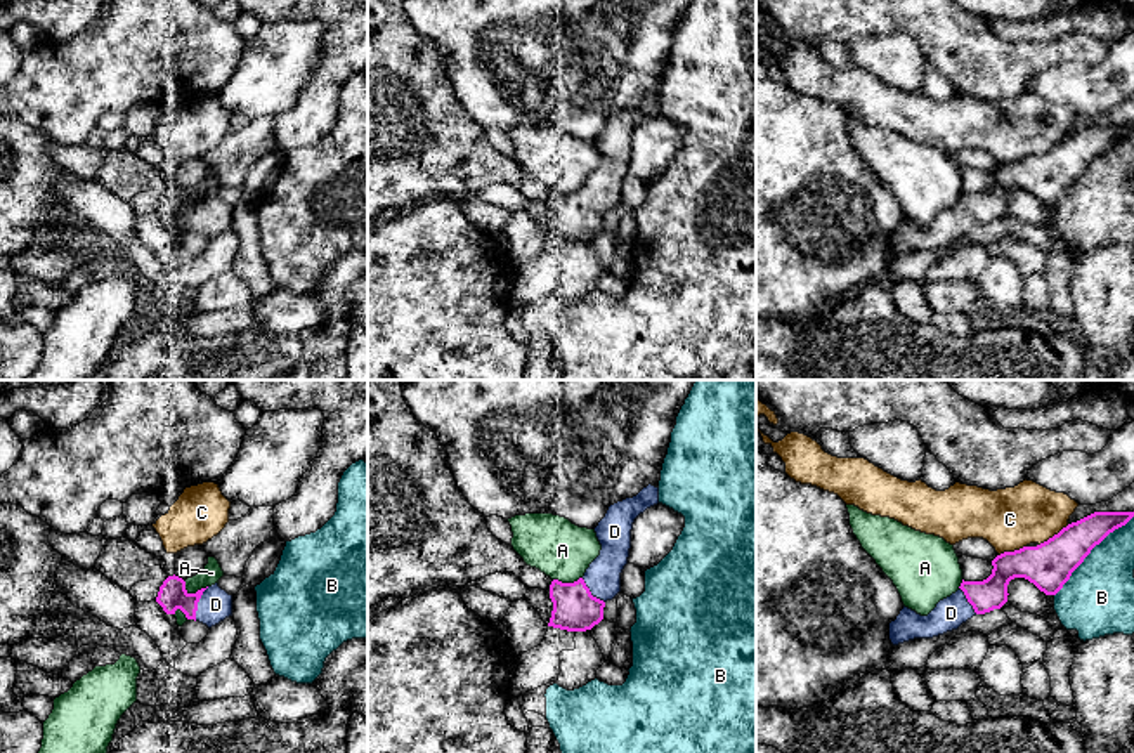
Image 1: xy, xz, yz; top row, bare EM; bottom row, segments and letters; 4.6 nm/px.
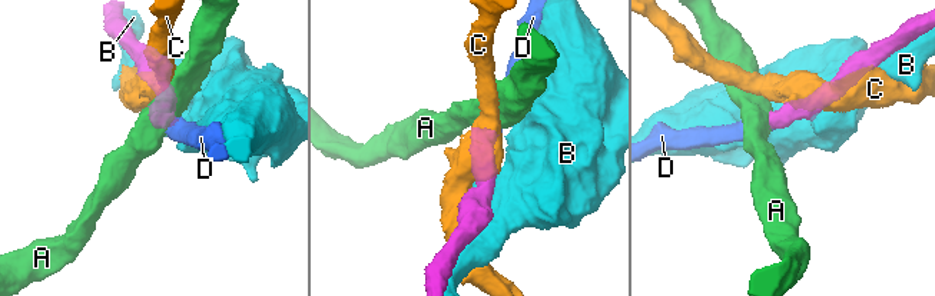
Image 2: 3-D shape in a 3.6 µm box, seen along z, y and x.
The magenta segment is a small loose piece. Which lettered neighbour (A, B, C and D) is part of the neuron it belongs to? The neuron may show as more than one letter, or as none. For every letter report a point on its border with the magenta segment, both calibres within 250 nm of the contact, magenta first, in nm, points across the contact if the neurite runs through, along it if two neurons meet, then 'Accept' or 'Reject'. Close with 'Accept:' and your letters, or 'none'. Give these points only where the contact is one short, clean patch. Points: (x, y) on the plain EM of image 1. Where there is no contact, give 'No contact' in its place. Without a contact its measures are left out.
A: Touches magenta at xy (193, 205). Thickness 140 nm (magenta) against 90 nm. Reject
B: Touches magenta at yz (1089, 163). Thickness 220 nm (magenta) against 340 nm. Reject
C: Touches magenta at yz (1055, 146). Thickness 220 nm (magenta) against 280 nm. Reject
D: Touches magenta at xy (196, 216). Thickness 140 nm (magenta) against 160 nm. Path across: xy (172, 207), (196, 216), (215, 216). Accept
Accept: D

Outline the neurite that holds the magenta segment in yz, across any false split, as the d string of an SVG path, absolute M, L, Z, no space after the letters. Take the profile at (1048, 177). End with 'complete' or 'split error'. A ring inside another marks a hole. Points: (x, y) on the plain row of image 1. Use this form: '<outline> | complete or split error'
M1094 123L1037 158L997 167L987 191L962 191L959 201L940 212L928 227L903 217L890 234L891 255L933 250L957 241L976 226L1000 220L1007 213L1007 196L1014 189L1028 191L1046 206L1056 206L1091 161L1132 128L1134 123Z | split error

